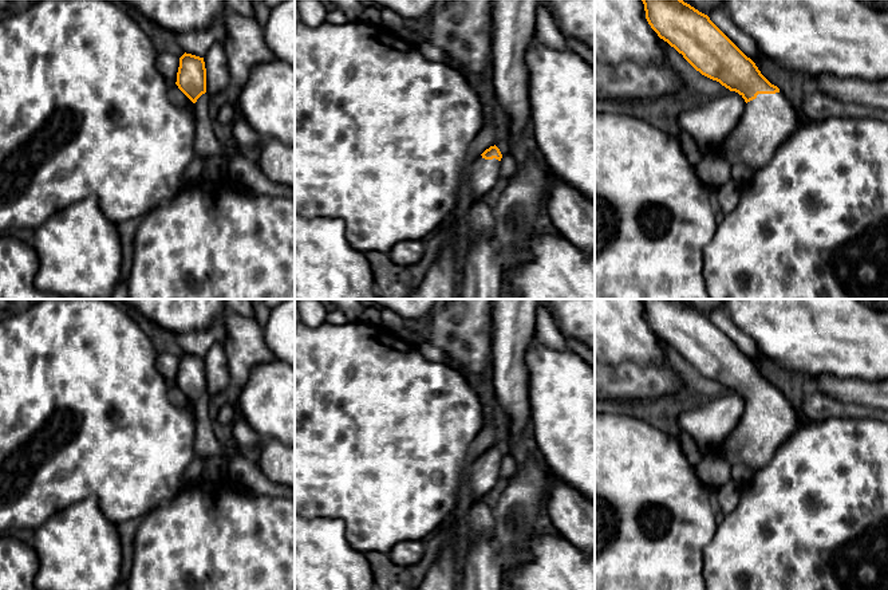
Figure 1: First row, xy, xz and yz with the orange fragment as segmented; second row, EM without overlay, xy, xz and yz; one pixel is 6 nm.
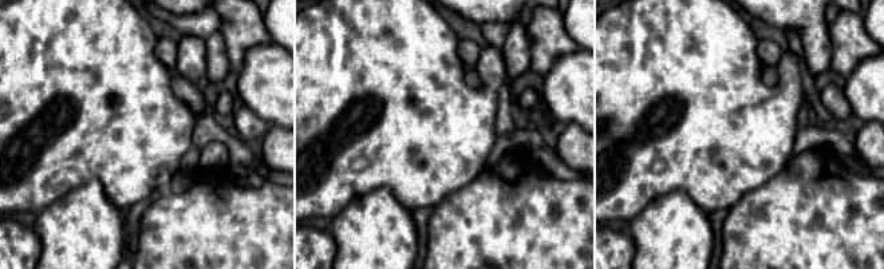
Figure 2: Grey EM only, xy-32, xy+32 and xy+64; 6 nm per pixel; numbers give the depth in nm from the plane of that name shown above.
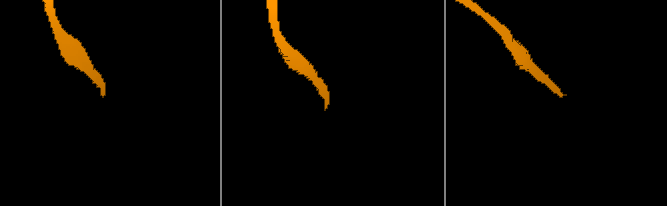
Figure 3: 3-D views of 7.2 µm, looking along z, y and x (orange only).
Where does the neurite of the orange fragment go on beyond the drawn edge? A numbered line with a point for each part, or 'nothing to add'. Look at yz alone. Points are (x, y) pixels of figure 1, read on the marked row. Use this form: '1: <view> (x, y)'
1: yz (768, 121)

